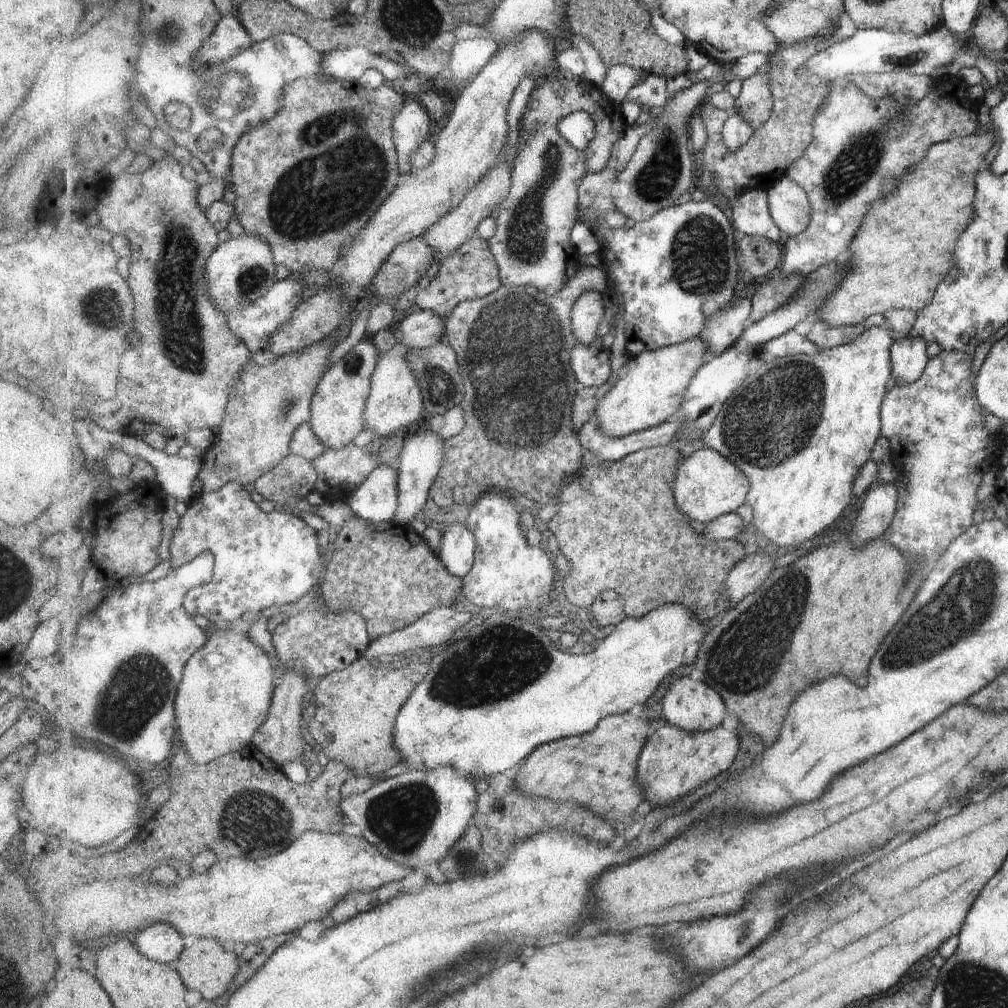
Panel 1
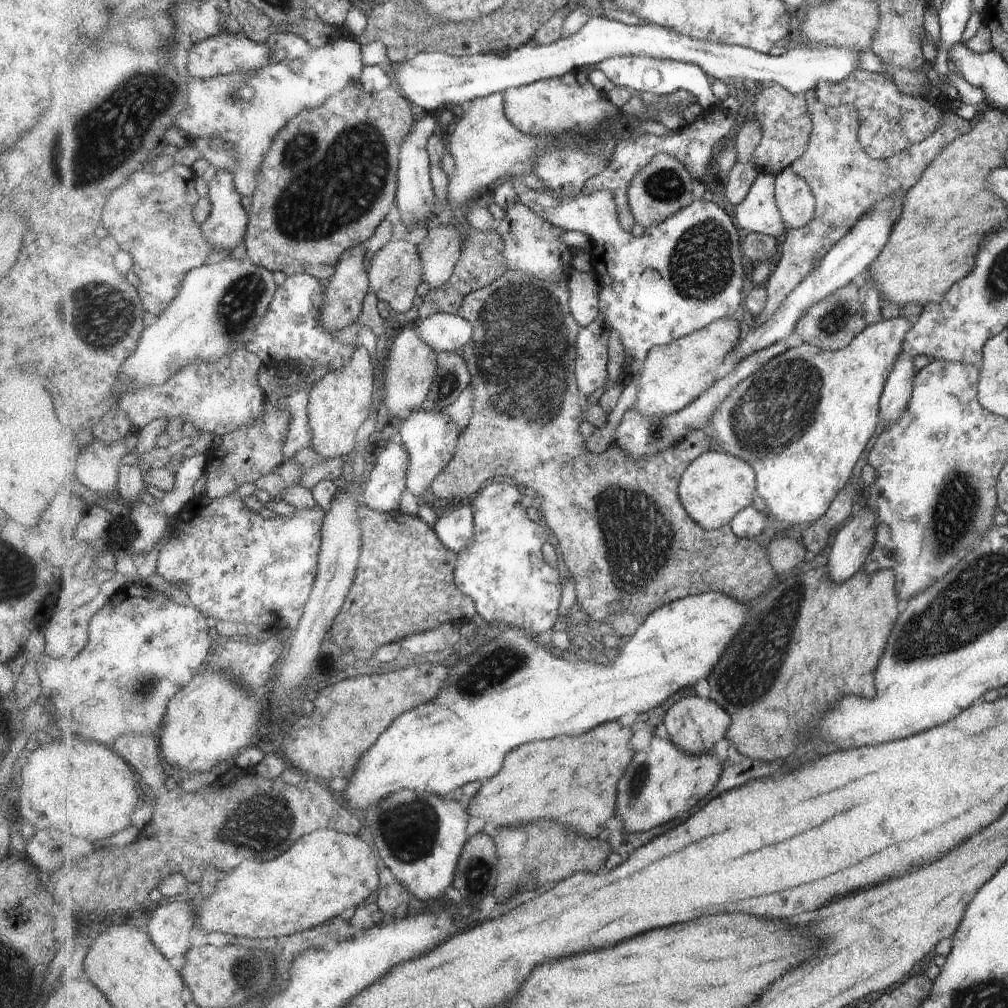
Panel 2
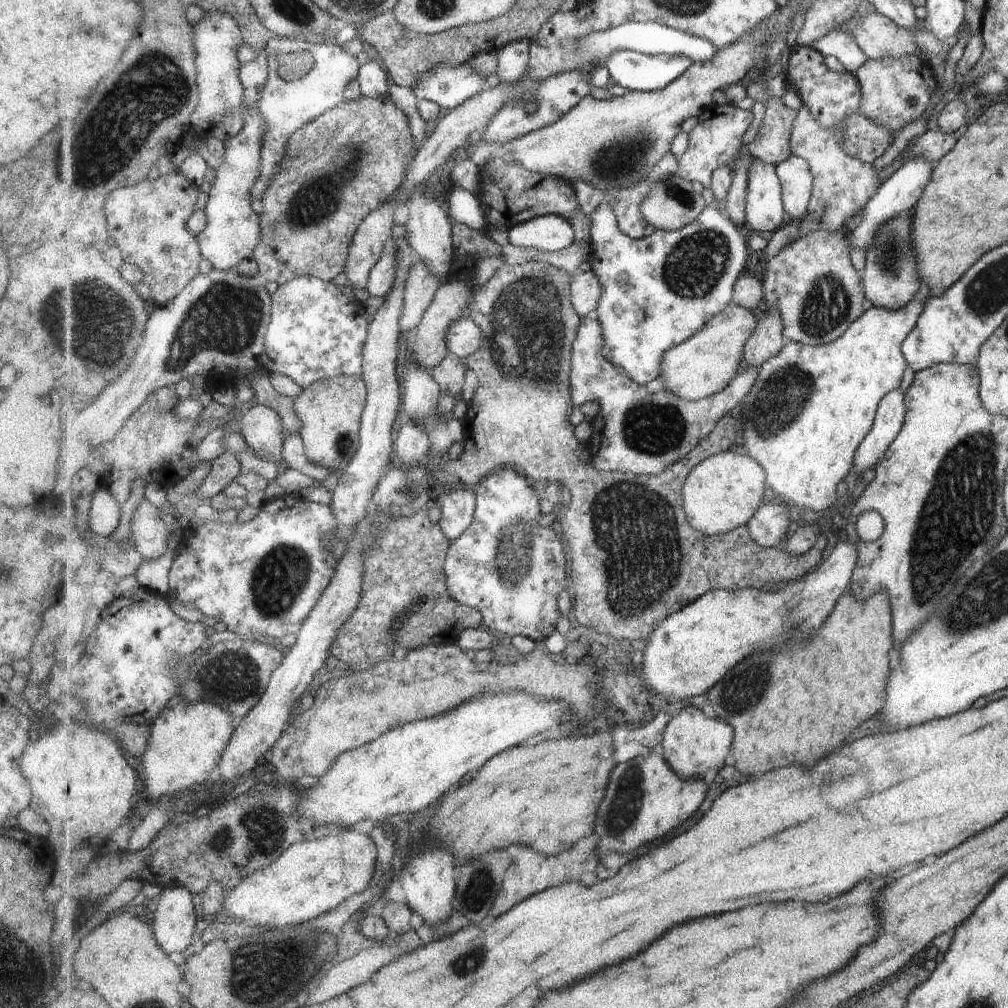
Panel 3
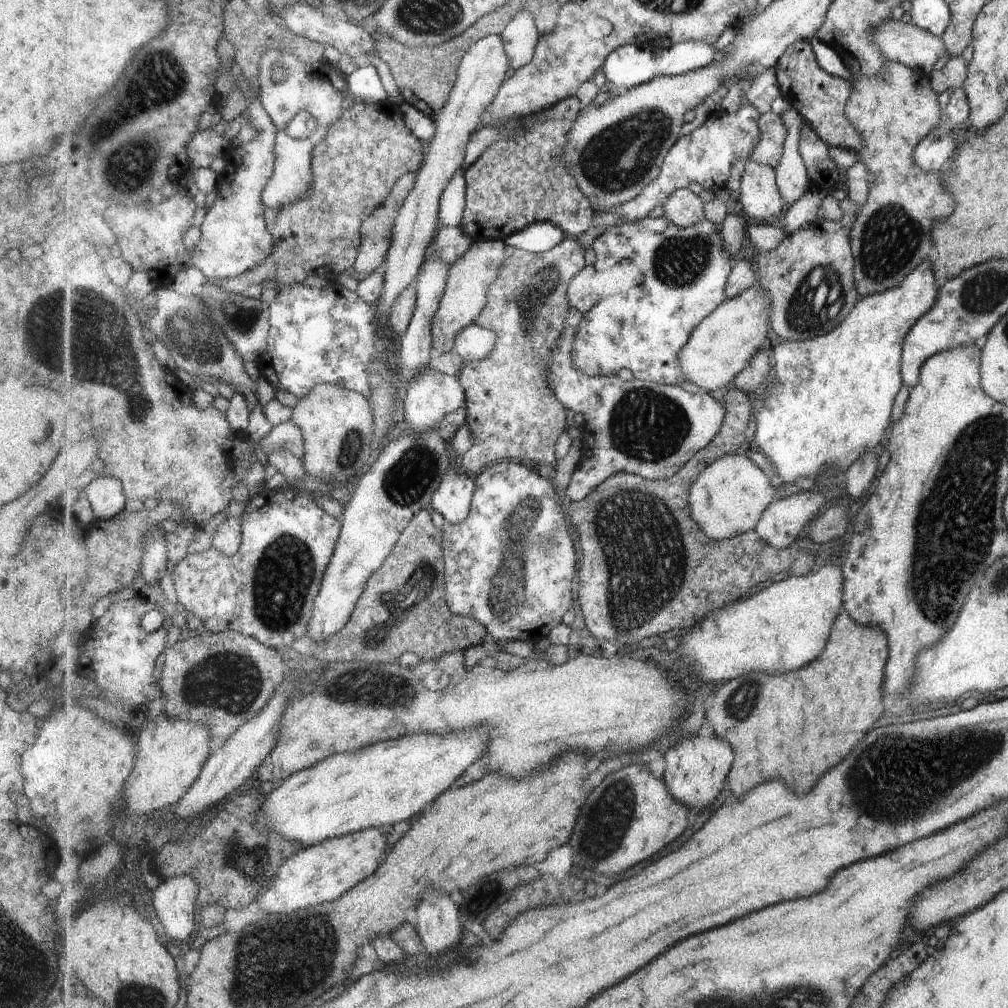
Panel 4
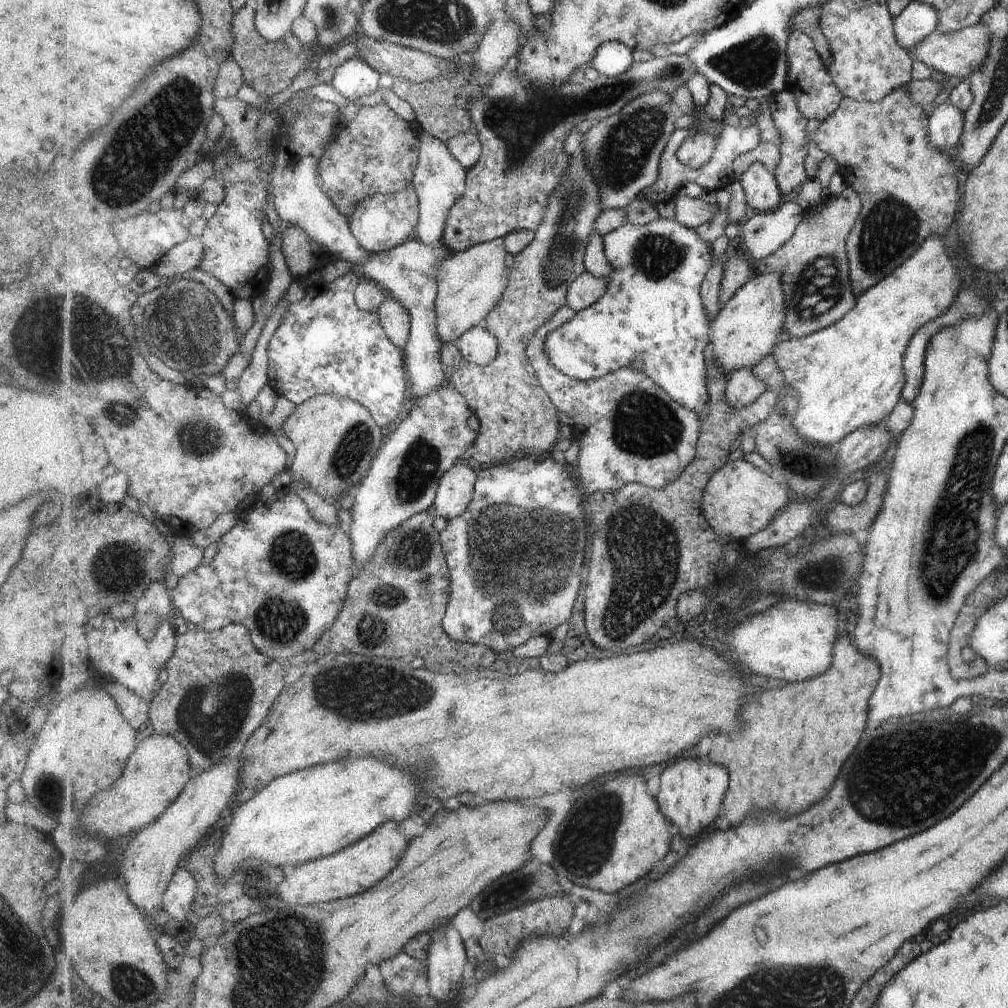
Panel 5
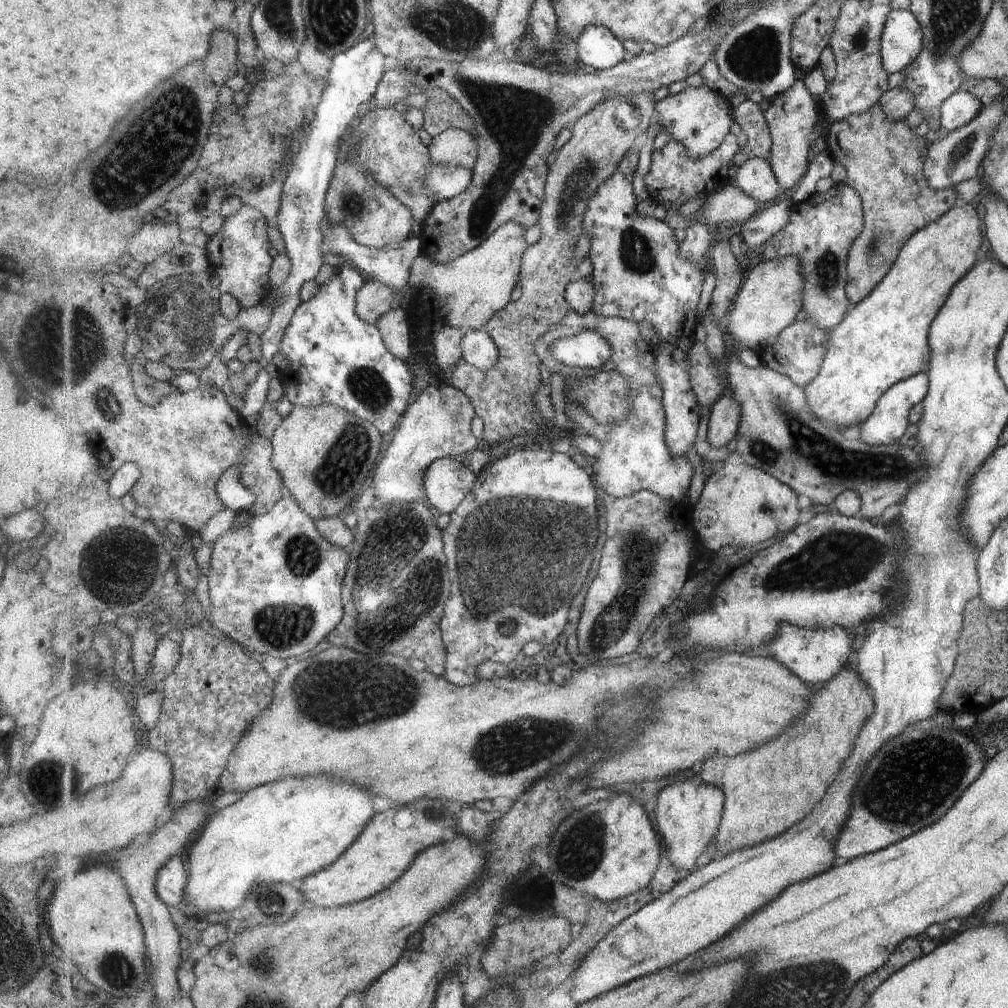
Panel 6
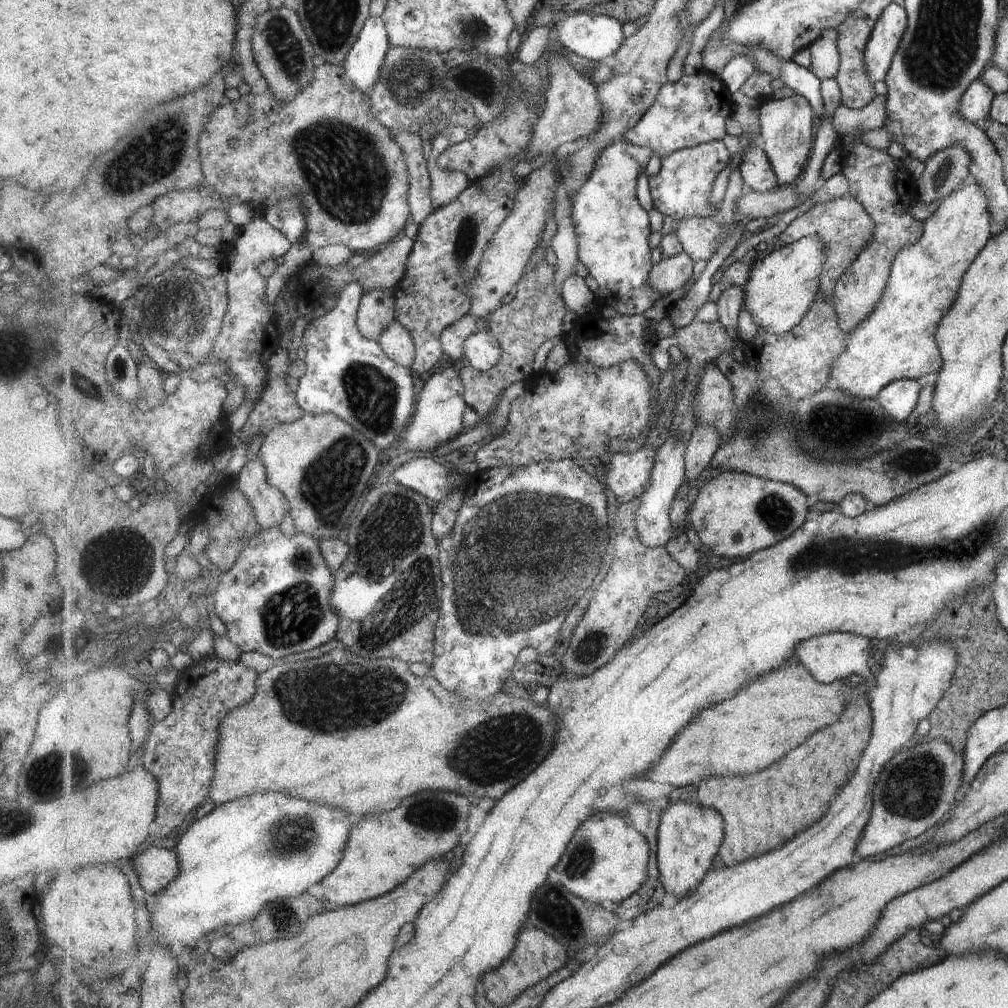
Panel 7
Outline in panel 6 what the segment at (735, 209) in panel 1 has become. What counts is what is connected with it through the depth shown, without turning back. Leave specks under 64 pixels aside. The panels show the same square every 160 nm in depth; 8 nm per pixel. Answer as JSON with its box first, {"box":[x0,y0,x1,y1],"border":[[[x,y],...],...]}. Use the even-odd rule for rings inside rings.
{"box":[737,158,783,204],"border":[[[753,158],[745,162],[739,170],[737,181],[738,187],[759,204],[773,204],[783,192],[770,162],[763,158]]]}

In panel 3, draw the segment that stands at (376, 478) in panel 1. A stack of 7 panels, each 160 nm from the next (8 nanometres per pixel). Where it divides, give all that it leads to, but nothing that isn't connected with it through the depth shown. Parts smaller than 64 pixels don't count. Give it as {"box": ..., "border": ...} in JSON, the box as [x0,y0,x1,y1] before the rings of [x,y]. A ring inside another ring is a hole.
{"box":[393,420,431,466],"border":[[[404,420],[398,430],[397,440],[394,443],[395,451],[393,462],[403,464],[403,466],[417,466],[424,464],[430,453],[431,440],[429,432],[413,422]]]}

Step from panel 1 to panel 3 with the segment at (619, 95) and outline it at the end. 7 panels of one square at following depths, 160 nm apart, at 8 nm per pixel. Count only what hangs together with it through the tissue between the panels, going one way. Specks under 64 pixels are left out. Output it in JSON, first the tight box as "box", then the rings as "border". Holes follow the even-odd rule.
{"box":[605,50,693,92],"border":[[[619,50],[605,63],[612,83],[633,92],[659,92],[693,65],[683,56],[649,56],[633,50]]]}

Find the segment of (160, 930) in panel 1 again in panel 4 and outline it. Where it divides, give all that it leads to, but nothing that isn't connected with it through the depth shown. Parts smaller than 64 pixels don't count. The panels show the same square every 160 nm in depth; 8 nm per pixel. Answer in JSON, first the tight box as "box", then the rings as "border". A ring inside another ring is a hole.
{"box":[152,875,200,947],"border":[[[191,875],[163,880],[152,893],[153,911],[174,943],[187,947],[197,930],[195,912],[200,888]]]}

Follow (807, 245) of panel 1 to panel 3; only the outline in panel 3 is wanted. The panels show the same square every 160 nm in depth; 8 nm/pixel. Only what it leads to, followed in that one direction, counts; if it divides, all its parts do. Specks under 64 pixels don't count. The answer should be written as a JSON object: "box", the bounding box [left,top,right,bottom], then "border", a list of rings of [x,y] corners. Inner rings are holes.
{"box":[744,106,959,370],"border":[[[803,106],[798,111],[790,140],[792,155],[809,162],[814,188],[808,214],[800,224],[800,236],[797,239],[819,230],[836,232],[845,229],[847,219],[854,216],[858,209],[864,208],[879,188],[876,177],[879,171],[872,169],[869,163],[851,157],[844,150],[843,143],[844,135],[838,129],[825,131],[809,108]],[[925,131],[921,136],[915,137],[915,143],[909,147],[907,160],[919,155],[931,164],[939,161],[957,142],[959,133],[943,133],[942,131]],[[764,308],[760,313],[755,332],[749,338],[748,345],[744,349],[744,364],[757,366],[757,370],[760,370],[761,364],[774,358],[785,346],[784,325],[782,324],[780,311],[778,309]]]}

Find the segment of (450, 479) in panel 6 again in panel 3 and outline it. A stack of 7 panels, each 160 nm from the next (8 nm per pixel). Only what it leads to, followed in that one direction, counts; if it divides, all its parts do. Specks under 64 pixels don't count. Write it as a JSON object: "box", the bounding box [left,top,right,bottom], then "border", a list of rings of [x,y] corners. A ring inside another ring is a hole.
{"box":[430,488,477,542],"border":[[[467,488],[435,494],[433,490],[430,495],[441,506],[439,524],[445,537],[452,542],[463,536],[474,522],[477,510],[476,492]]]}

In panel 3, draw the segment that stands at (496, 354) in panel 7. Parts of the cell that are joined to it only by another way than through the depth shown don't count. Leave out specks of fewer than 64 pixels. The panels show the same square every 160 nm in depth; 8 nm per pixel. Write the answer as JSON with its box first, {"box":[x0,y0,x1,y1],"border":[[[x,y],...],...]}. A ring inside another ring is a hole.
{"box":[447,317,482,360],"border":[[[463,317],[455,320],[447,332],[447,348],[462,360],[466,360],[481,348],[482,331],[472,319]]]}

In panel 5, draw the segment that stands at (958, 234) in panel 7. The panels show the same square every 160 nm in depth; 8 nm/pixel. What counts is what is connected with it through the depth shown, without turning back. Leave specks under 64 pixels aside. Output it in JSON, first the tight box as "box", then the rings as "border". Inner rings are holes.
{"box":[773,234,961,449],"border":[[[937,234],[927,236],[917,252],[896,271],[860,295],[856,307],[840,322],[807,337],[789,337],[776,347],[773,356],[787,384],[793,386],[793,390],[799,394],[799,410],[793,426],[807,442],[833,449],[835,444],[841,443],[857,428],[882,424],[891,414],[904,387],[901,364],[909,340],[916,335],[917,328],[941,316],[961,289],[961,276],[951,264],[951,252],[943,243],[943,238]]]}

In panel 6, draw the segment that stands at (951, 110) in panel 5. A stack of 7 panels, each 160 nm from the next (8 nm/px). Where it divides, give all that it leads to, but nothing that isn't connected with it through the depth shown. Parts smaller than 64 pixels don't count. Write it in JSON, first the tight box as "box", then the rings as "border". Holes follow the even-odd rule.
{"box":[939,91,981,134],"border":[[[956,91],[939,106],[939,132],[949,134],[973,120],[981,104],[969,92]]]}

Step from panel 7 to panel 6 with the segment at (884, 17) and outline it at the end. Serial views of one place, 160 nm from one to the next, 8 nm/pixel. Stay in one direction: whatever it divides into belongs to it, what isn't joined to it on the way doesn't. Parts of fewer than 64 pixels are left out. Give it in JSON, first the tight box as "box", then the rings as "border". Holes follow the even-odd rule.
{"box":[881,10,921,75],"border":[[[907,10],[889,12],[881,35],[881,61],[890,75],[903,70],[913,62],[921,48],[921,26]]]}

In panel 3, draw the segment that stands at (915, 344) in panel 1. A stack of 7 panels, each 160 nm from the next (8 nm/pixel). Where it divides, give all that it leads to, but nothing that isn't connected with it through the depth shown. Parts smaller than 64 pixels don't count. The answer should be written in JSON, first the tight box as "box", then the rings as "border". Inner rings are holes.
{"box":[853,388,904,478],"border":[[[897,388],[895,391],[890,391],[880,401],[876,423],[872,424],[871,431],[868,436],[865,436],[853,456],[853,471],[859,478],[865,470],[873,469],[877,462],[881,461],[889,444],[897,437],[904,422],[904,415],[904,394]]]}

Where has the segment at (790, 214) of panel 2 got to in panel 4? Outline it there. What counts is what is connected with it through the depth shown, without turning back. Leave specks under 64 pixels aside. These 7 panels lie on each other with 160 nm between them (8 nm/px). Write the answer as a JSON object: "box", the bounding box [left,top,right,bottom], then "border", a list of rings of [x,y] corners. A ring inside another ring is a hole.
{"box":[776,107,811,206],"border":[[[794,107],[782,116],[789,132],[784,145],[784,156],[776,169],[776,180],[783,199],[791,206],[805,196],[811,182],[800,152],[801,124],[804,119]]]}

